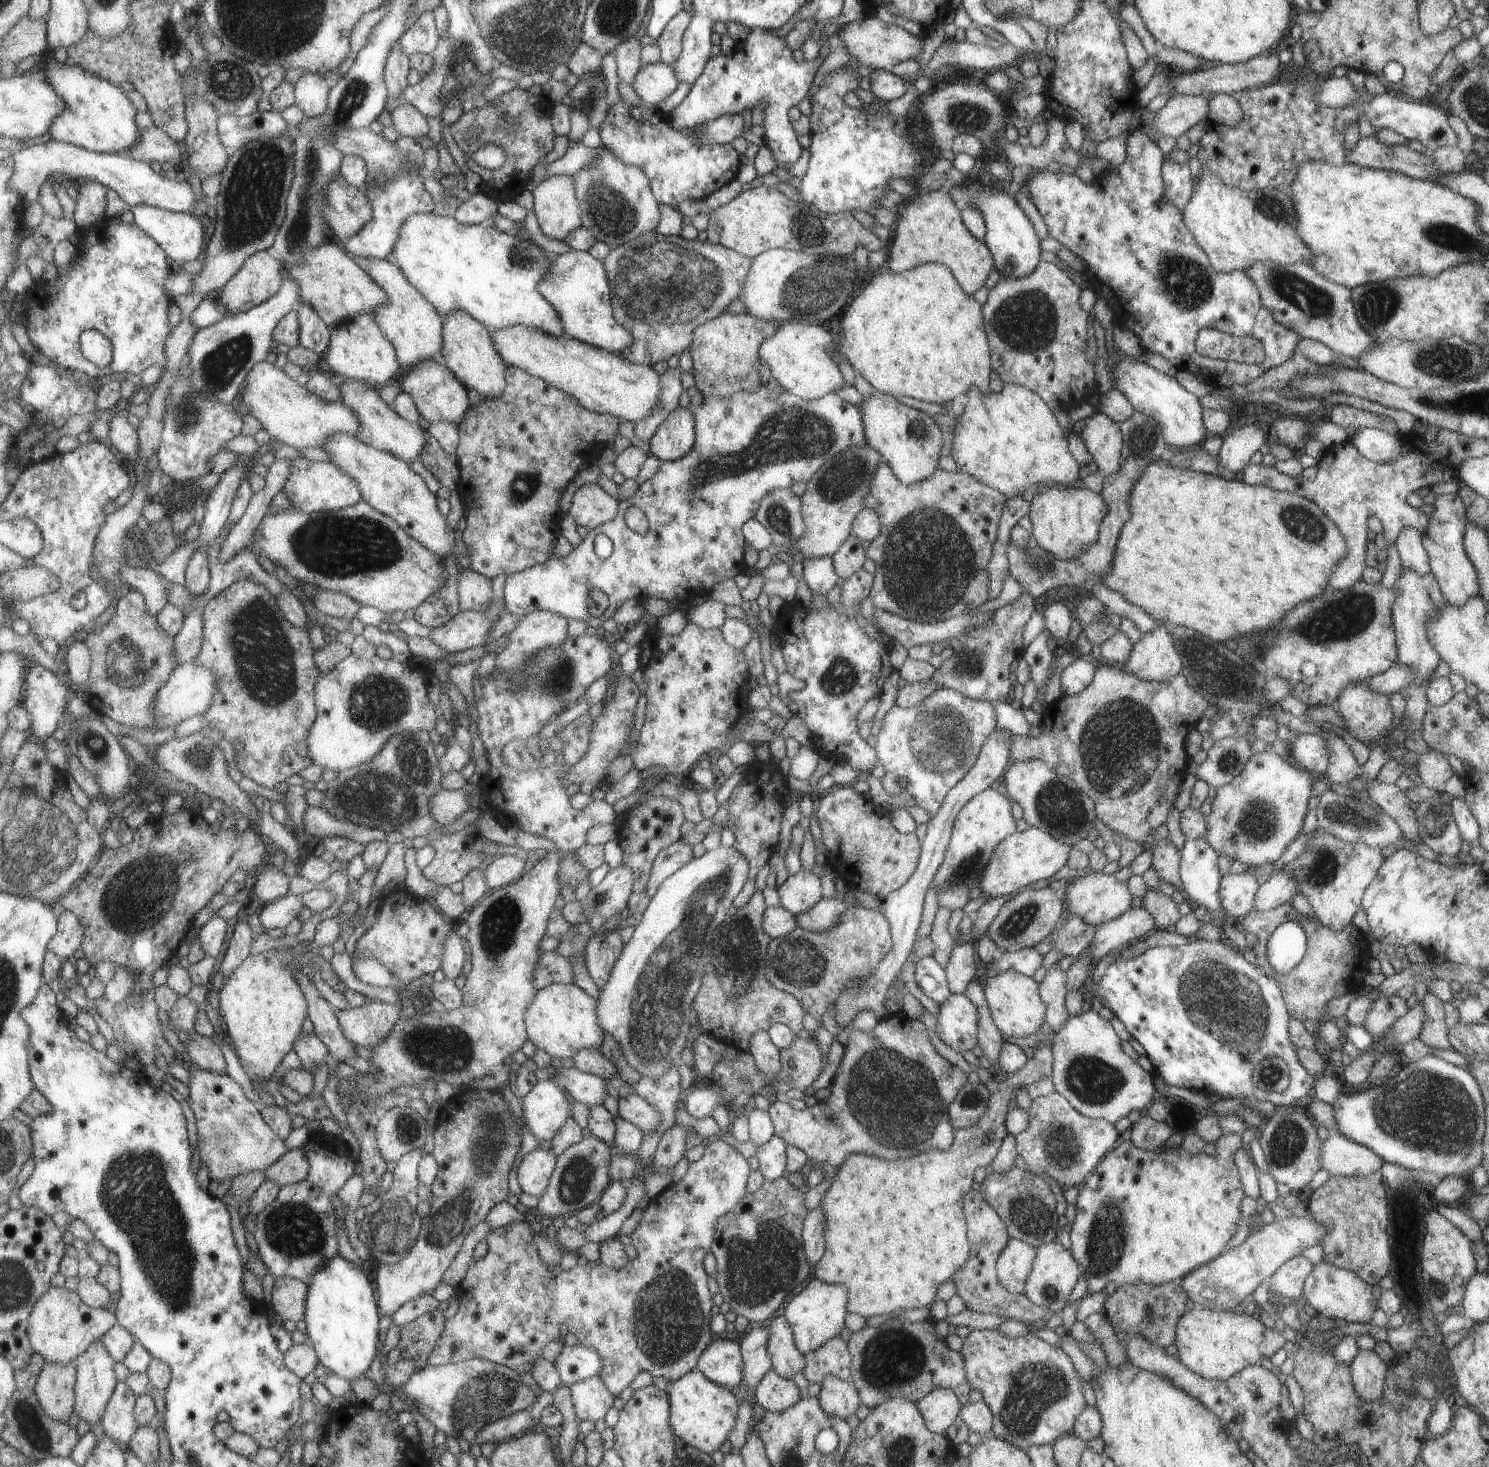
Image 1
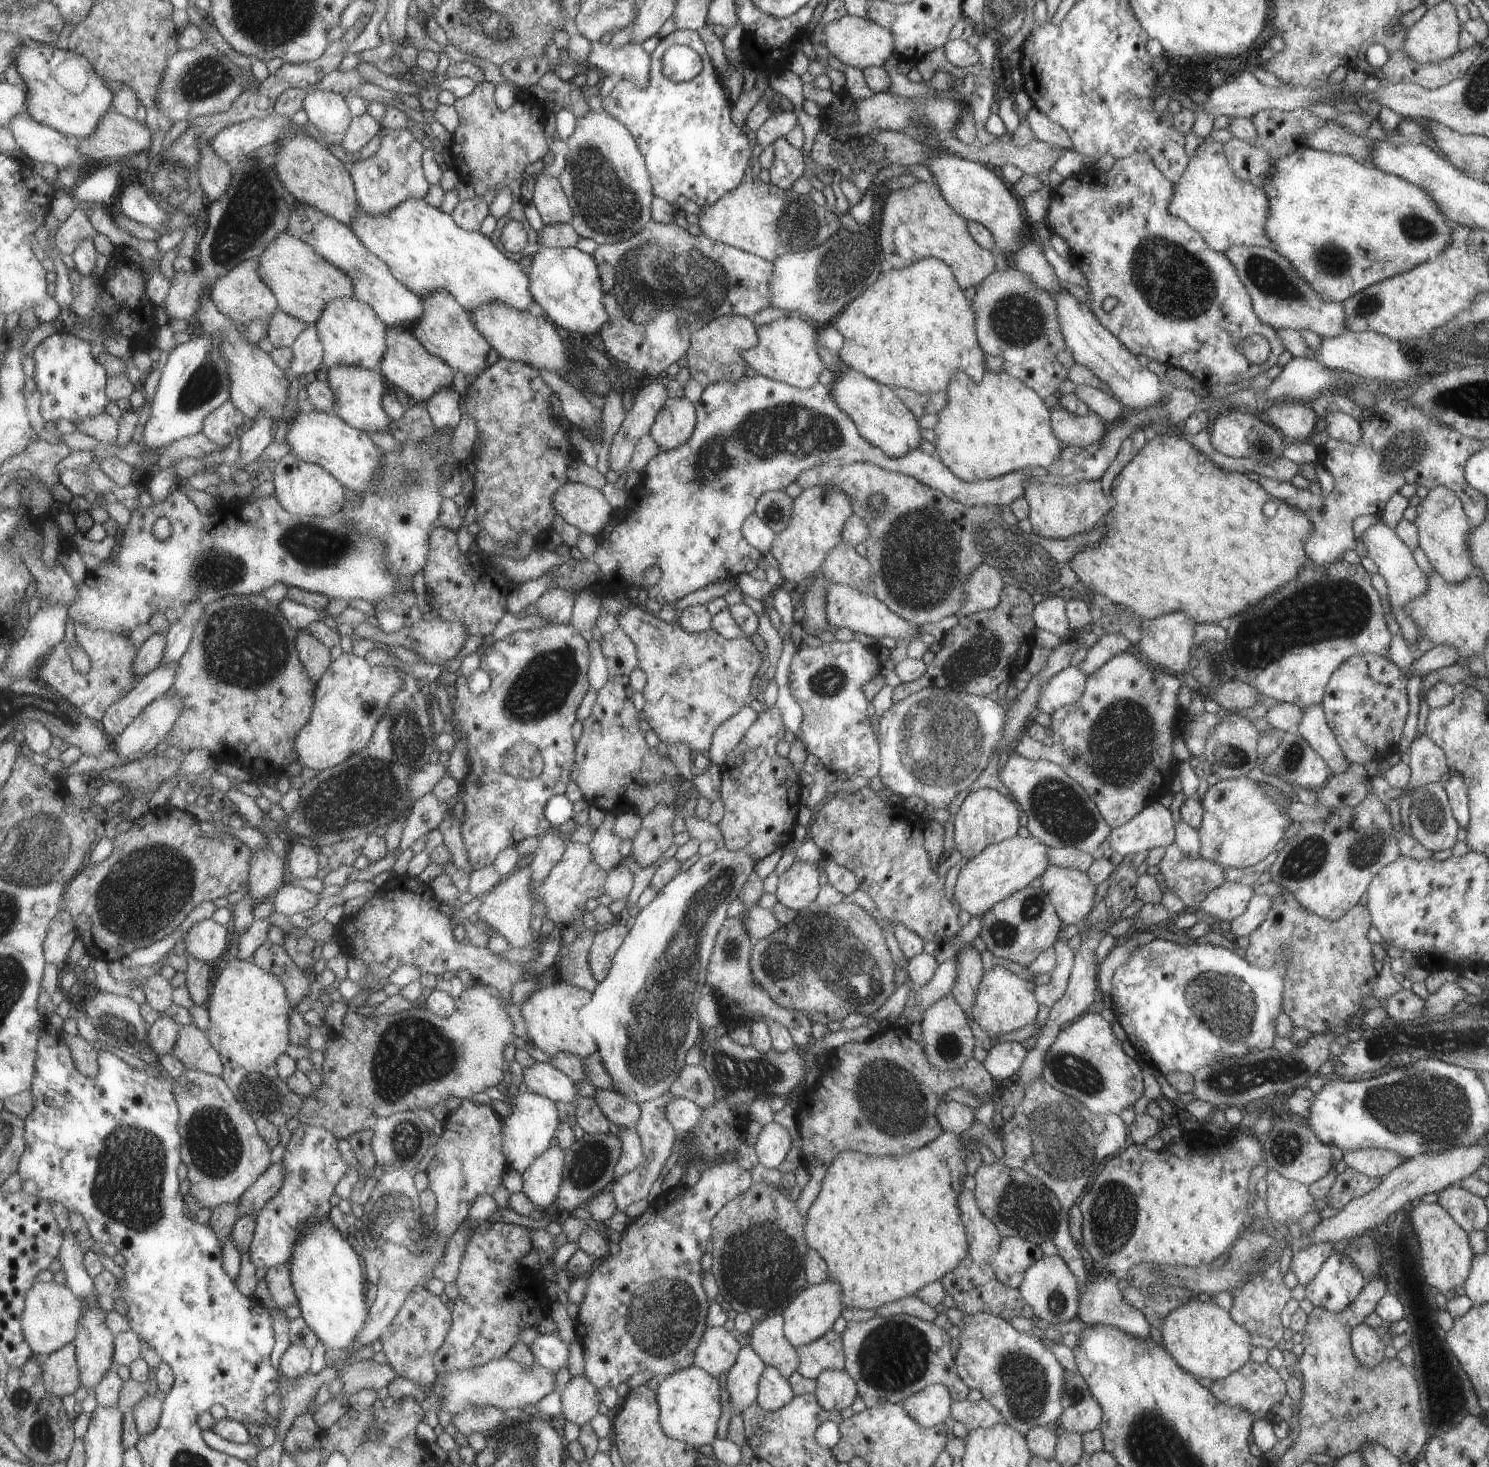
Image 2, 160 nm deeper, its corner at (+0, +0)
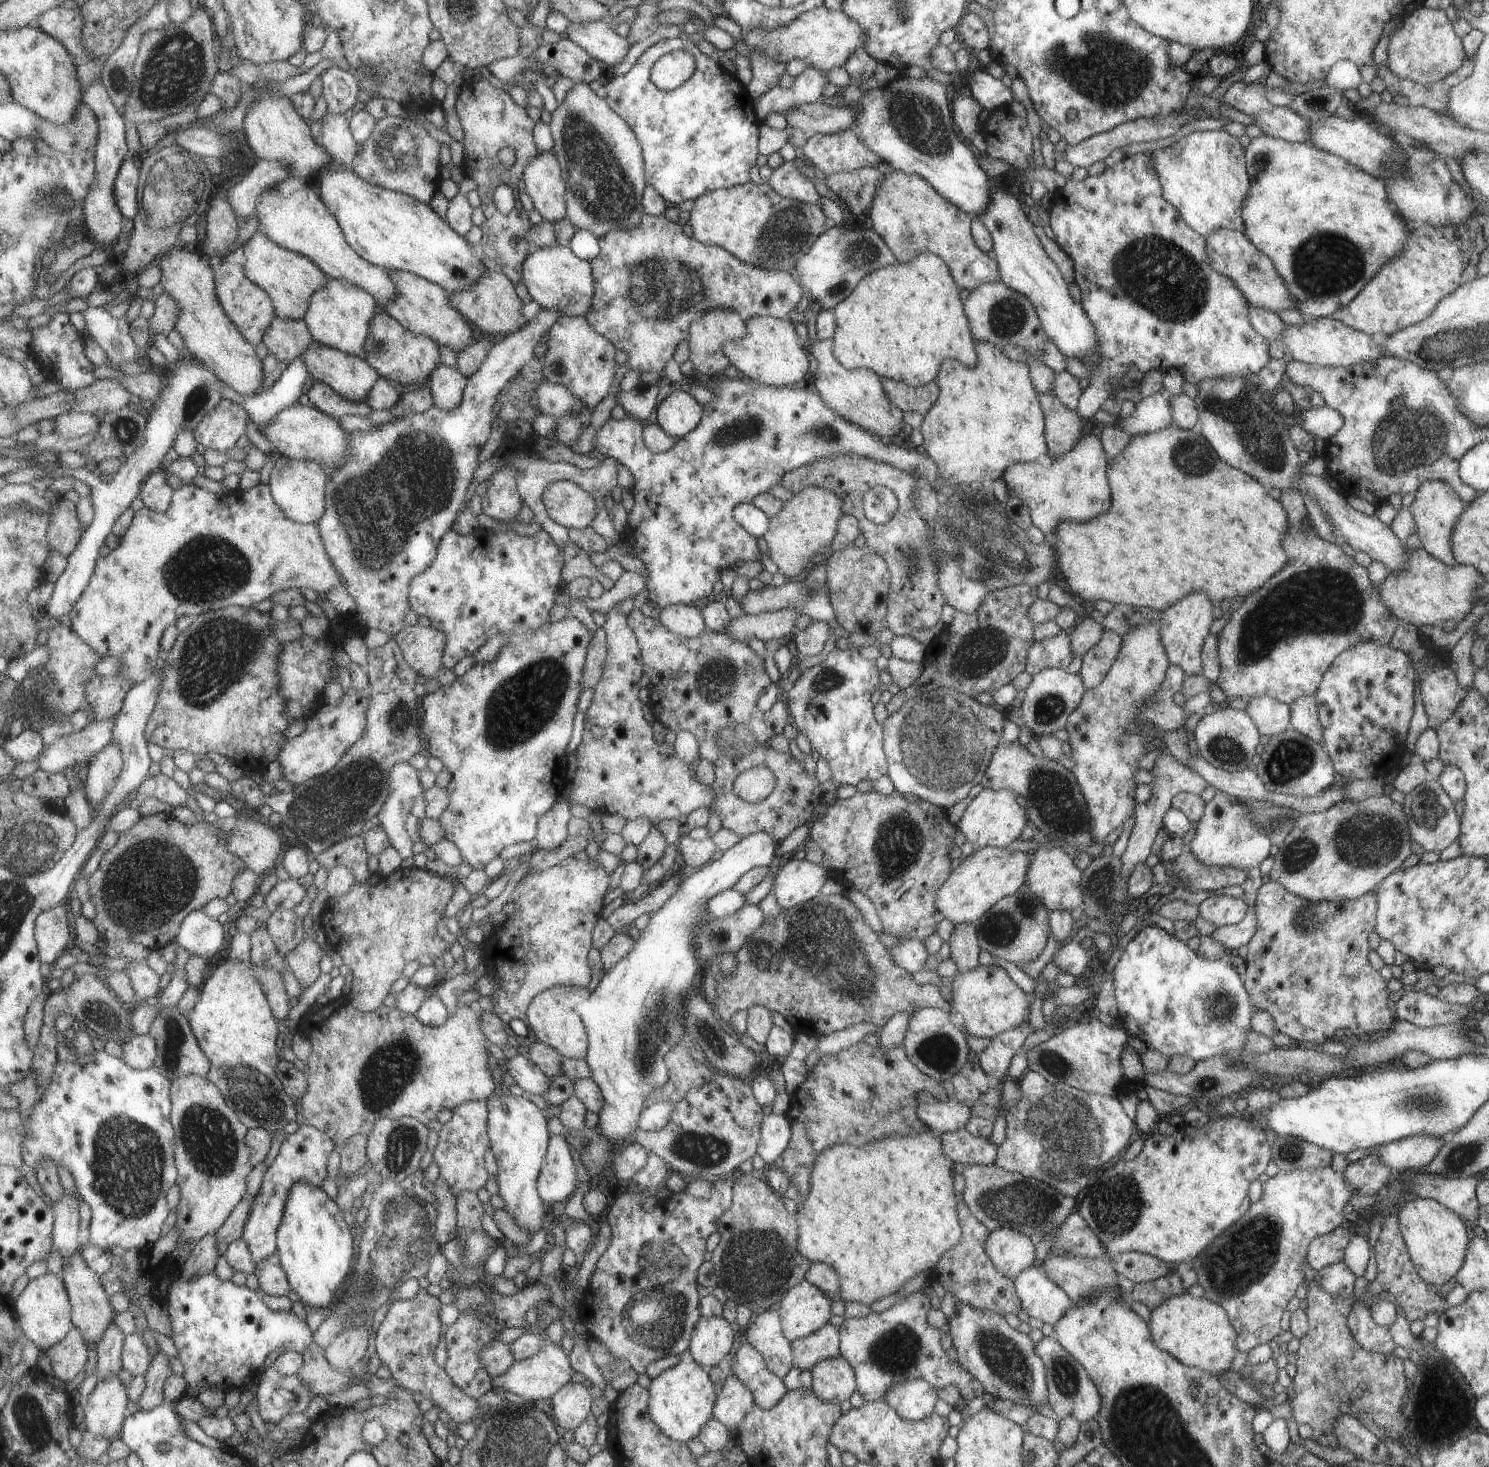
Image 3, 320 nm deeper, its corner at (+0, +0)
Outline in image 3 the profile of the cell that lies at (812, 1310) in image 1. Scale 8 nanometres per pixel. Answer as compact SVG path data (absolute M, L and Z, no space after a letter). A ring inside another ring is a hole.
M805 1279L789 1288L775 1308L788 1341L803 1338L822 1327L830 1316L832 1301L833 1297L825 1296Z

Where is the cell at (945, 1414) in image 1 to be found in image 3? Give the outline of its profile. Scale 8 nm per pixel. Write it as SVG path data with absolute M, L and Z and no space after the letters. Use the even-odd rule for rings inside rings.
M905 1379L895 1383L886 1390L884 1398L879 1398L894 1408L897 1416L911 1422L931 1413L937 1399L936 1388L921 1379Z

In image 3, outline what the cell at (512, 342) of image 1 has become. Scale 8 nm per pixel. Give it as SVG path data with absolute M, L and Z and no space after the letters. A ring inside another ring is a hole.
M488 263L489 268L476 280L474 285L458 293L452 293L450 303L463 313L463 316L475 324L483 335L503 338L516 333L528 325L527 318L521 314L523 300L517 294L514 282L497 266Z

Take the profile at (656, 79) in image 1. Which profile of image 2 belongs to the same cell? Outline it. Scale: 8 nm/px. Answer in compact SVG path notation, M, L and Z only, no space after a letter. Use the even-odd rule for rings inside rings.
M592 41L589 64L617 79L629 79L640 87L648 87L652 60L641 43L625 43L613 48L609 43Z

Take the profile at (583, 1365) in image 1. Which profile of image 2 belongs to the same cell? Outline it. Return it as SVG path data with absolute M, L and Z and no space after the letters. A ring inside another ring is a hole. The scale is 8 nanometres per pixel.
M548 1333L540 1334L530 1346L536 1360L551 1372L559 1372L561 1368L567 1368L569 1352L567 1352L567 1341L559 1336Z

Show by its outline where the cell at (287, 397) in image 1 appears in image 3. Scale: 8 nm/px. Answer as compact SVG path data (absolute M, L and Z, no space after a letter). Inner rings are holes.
M175 246L165 255L160 256L156 262L156 265L161 270L160 283L163 286L163 290L175 300L179 307L182 307L182 312L178 312L176 330L181 334L181 338L185 342L185 350L189 355L201 360L223 382L243 394L244 397L256 395L261 392L261 388L264 386L263 360L259 360L255 347L245 340L240 329L237 328L237 325L225 312L216 289L216 272L213 264L211 262L207 264L203 258L204 255L192 251L190 248L183 250L183 246Z

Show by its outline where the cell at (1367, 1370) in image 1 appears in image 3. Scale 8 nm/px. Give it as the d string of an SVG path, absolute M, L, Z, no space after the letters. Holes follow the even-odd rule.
M1352 1297L1352 1307L1348 1312L1347 1321L1360 1347L1381 1354L1393 1352L1396 1344L1389 1335L1389 1328L1375 1324L1370 1315L1370 1307L1360 1299Z

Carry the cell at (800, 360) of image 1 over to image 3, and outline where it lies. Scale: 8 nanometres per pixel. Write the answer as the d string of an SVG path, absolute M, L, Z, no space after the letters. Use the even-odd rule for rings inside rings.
M754 316L745 321L744 327L746 331L741 338L726 340L723 344L725 356L743 378L774 387L789 387L805 376L809 368L806 350L801 348L802 340L797 338L795 328L787 318Z

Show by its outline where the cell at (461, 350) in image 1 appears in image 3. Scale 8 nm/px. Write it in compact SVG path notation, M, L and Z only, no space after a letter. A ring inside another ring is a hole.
M389 269L387 272L395 281L398 288L396 299L391 299L382 310L389 313L393 318L401 321L405 328L414 333L427 335L437 341L440 346L448 346L453 352L458 352L473 341L473 326L469 326L468 320L460 310L450 303L451 293L440 284L431 282L422 276Z

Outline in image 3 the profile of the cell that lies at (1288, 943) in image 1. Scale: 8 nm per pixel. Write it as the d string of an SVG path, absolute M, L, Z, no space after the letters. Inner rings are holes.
M1149 925L1135 934L1122 950L1112 970L1111 984L1121 1028L1131 1036L1135 1046L1155 1049L1163 1064L1173 1054L1185 1055L1196 1063L1229 1049L1242 1050L1245 1031L1250 1030L1251 1004L1247 989L1228 960L1201 958L1169 932L1157 925Z

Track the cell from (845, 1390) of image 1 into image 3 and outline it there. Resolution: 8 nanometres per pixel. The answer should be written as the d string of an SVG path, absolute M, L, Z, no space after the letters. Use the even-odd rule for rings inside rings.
M840 1354L818 1360L809 1371L812 1376L810 1388L822 1401L839 1404L856 1390L852 1365Z

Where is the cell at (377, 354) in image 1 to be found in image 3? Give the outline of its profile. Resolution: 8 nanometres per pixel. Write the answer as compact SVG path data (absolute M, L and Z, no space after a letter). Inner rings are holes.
M329 279L323 288L315 291L304 319L314 343L329 345L350 355L366 358L366 342L372 327L372 318L379 311L376 296L367 289L349 281Z

